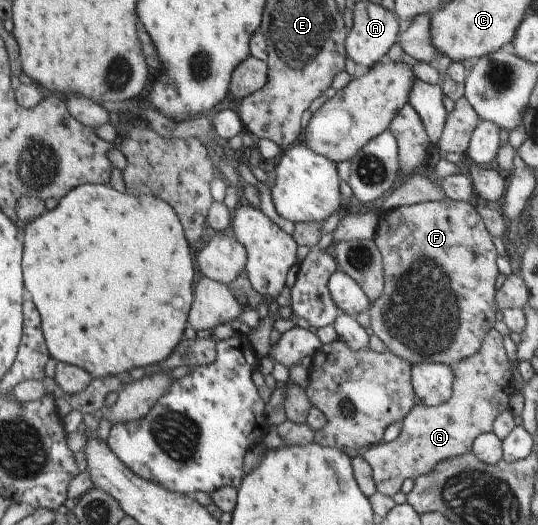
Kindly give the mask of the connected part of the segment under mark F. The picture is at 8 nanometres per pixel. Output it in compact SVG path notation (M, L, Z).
M446 198L445 200L440 199L440 201L426 201L414 205L403 205L402 207L385 211L379 218L375 241L383 255L386 285L382 297L376 303L371 304L369 310L371 318L370 327L373 333L387 346L387 349L395 352L396 355L406 359L406 361L413 365L417 363L443 363L450 366L478 353L478 349L483 343L484 335L494 325L497 304L494 303L494 279L496 279L498 273L496 273L496 263L494 263L496 261L494 245L492 245L490 235L488 235L484 225L482 225L482 219L478 217L478 213L474 211L474 207L470 205L470 202Z

